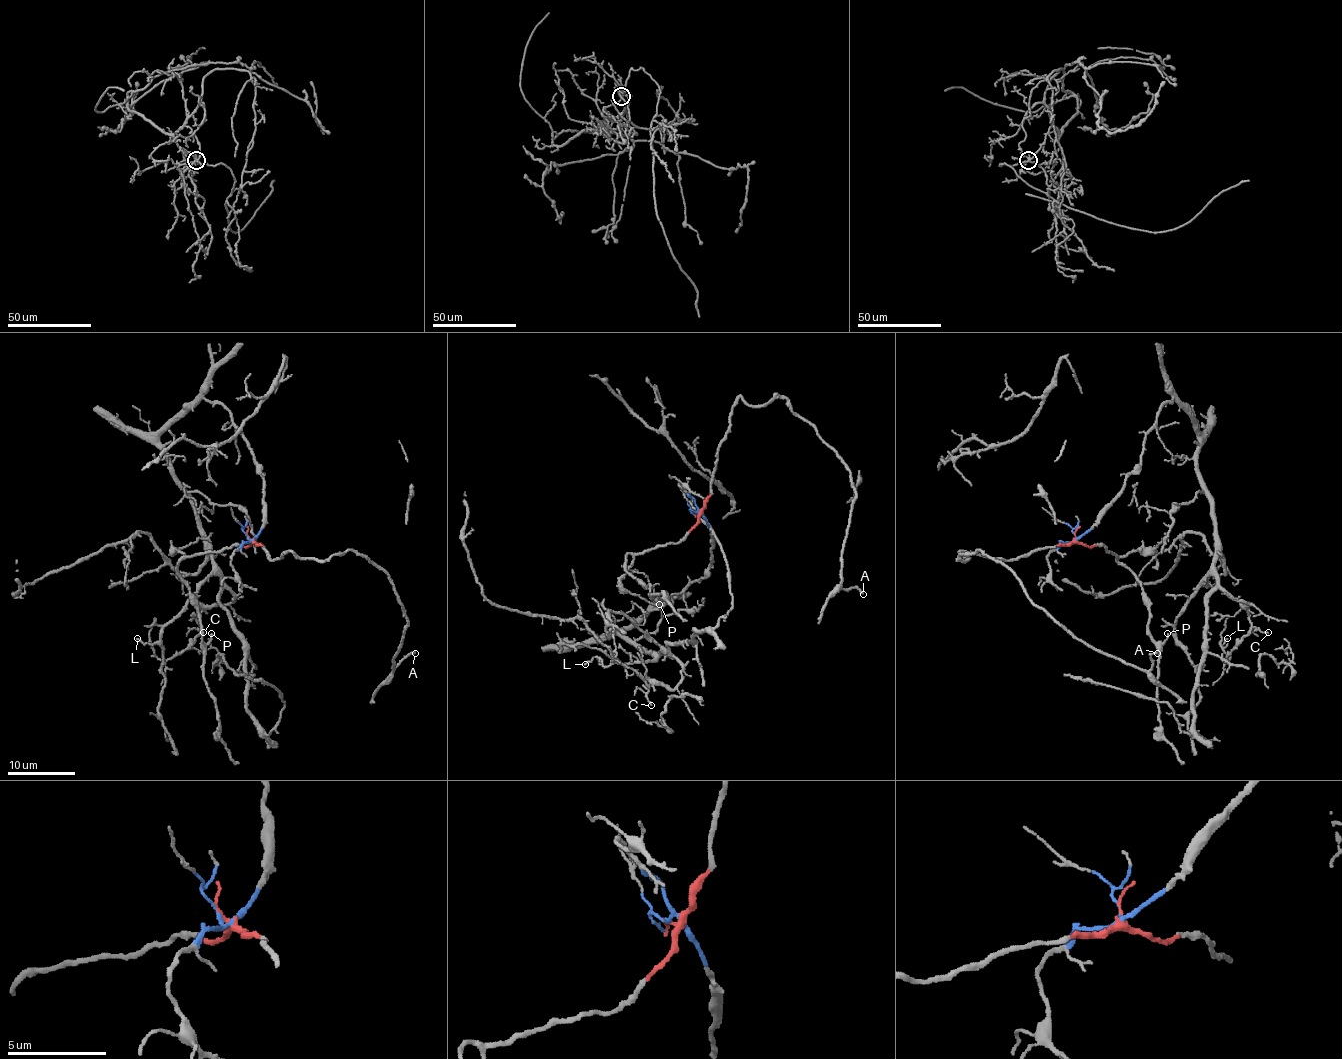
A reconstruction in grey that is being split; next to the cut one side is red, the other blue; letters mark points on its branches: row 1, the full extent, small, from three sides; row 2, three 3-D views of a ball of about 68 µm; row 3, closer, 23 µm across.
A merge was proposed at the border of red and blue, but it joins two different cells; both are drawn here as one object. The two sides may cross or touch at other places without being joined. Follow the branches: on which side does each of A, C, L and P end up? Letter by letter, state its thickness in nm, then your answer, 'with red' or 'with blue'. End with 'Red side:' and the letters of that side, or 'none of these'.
A: 220 nm | with red
C: 110 nm | with blue
L: 160 nm | with blue
P: 130 nm | with red
Red side: A, P

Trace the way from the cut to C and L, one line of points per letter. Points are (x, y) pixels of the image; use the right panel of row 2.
C: (1074, 540), (1122, 489), (1174, 398), (1199, 437), (1216, 580), (1251, 604), (1253, 626), (1268, 633)
L: (1074, 540), (1122, 489), (1174, 398), (1199, 437), (1214, 577), (1251, 604), (1226, 660), (1228, 638)

